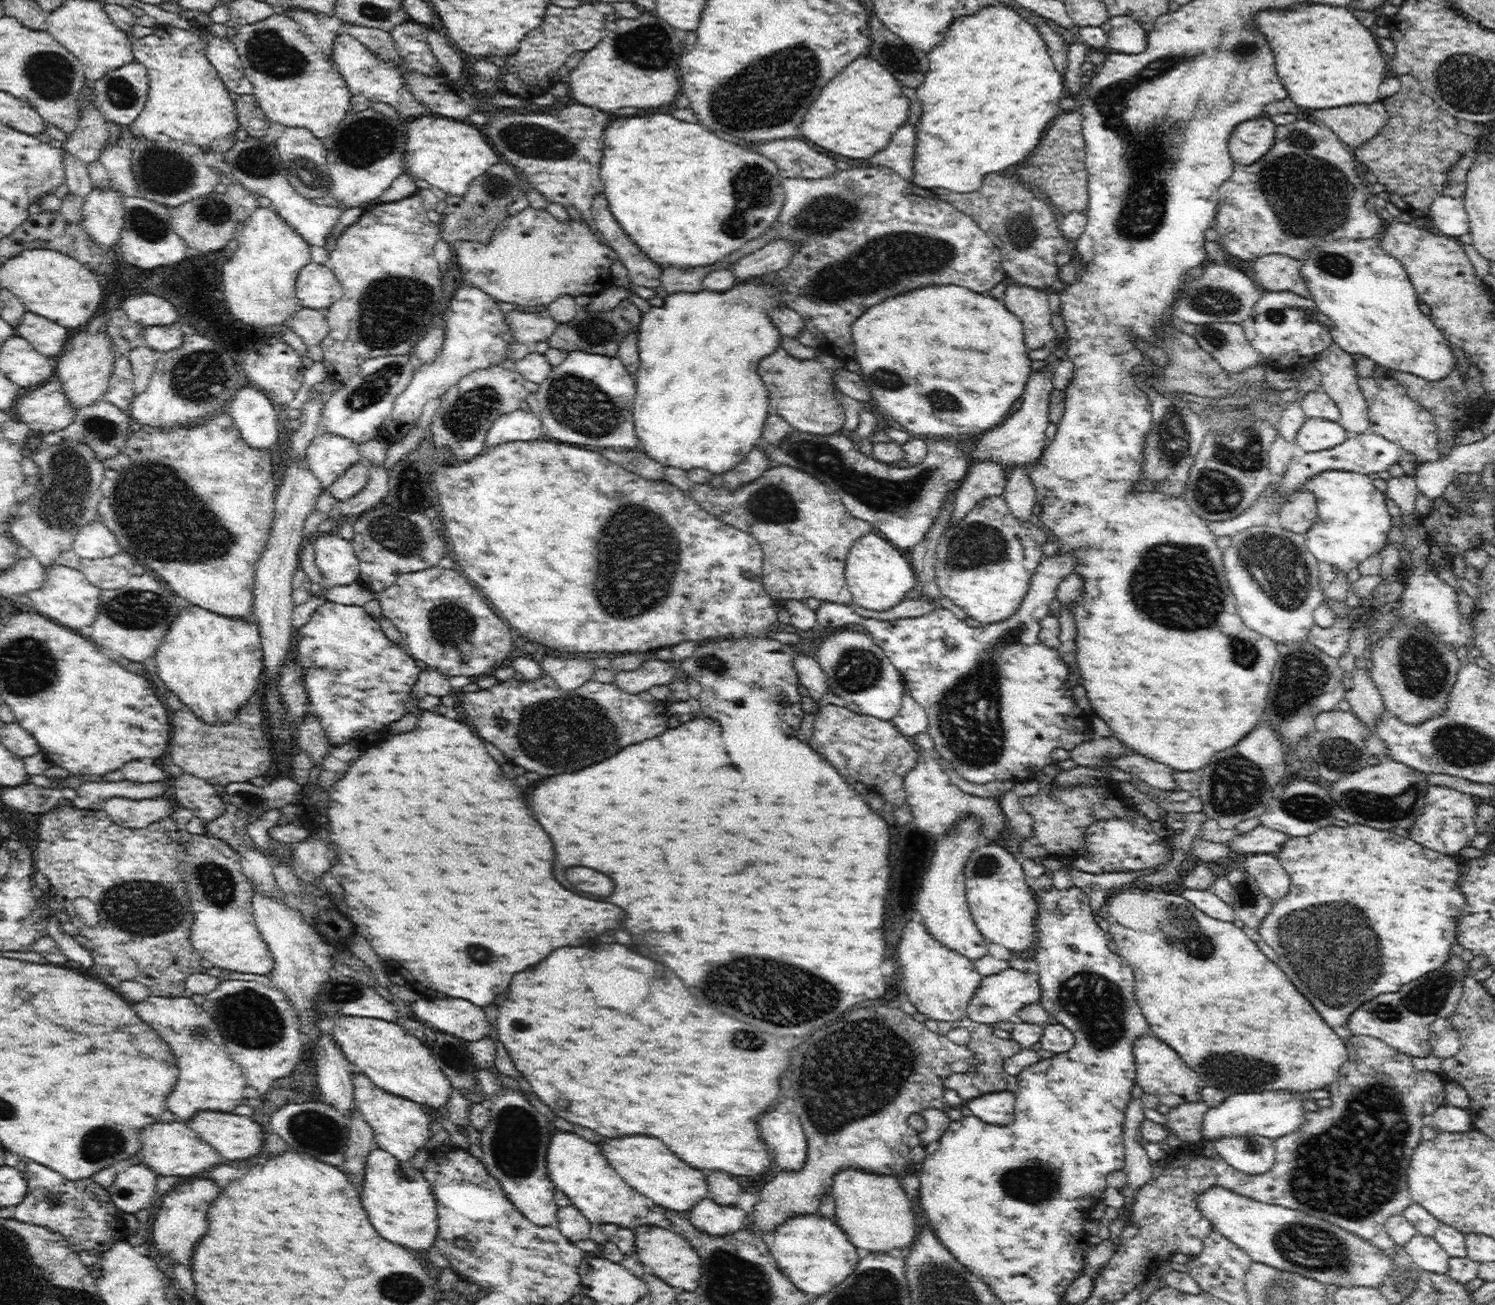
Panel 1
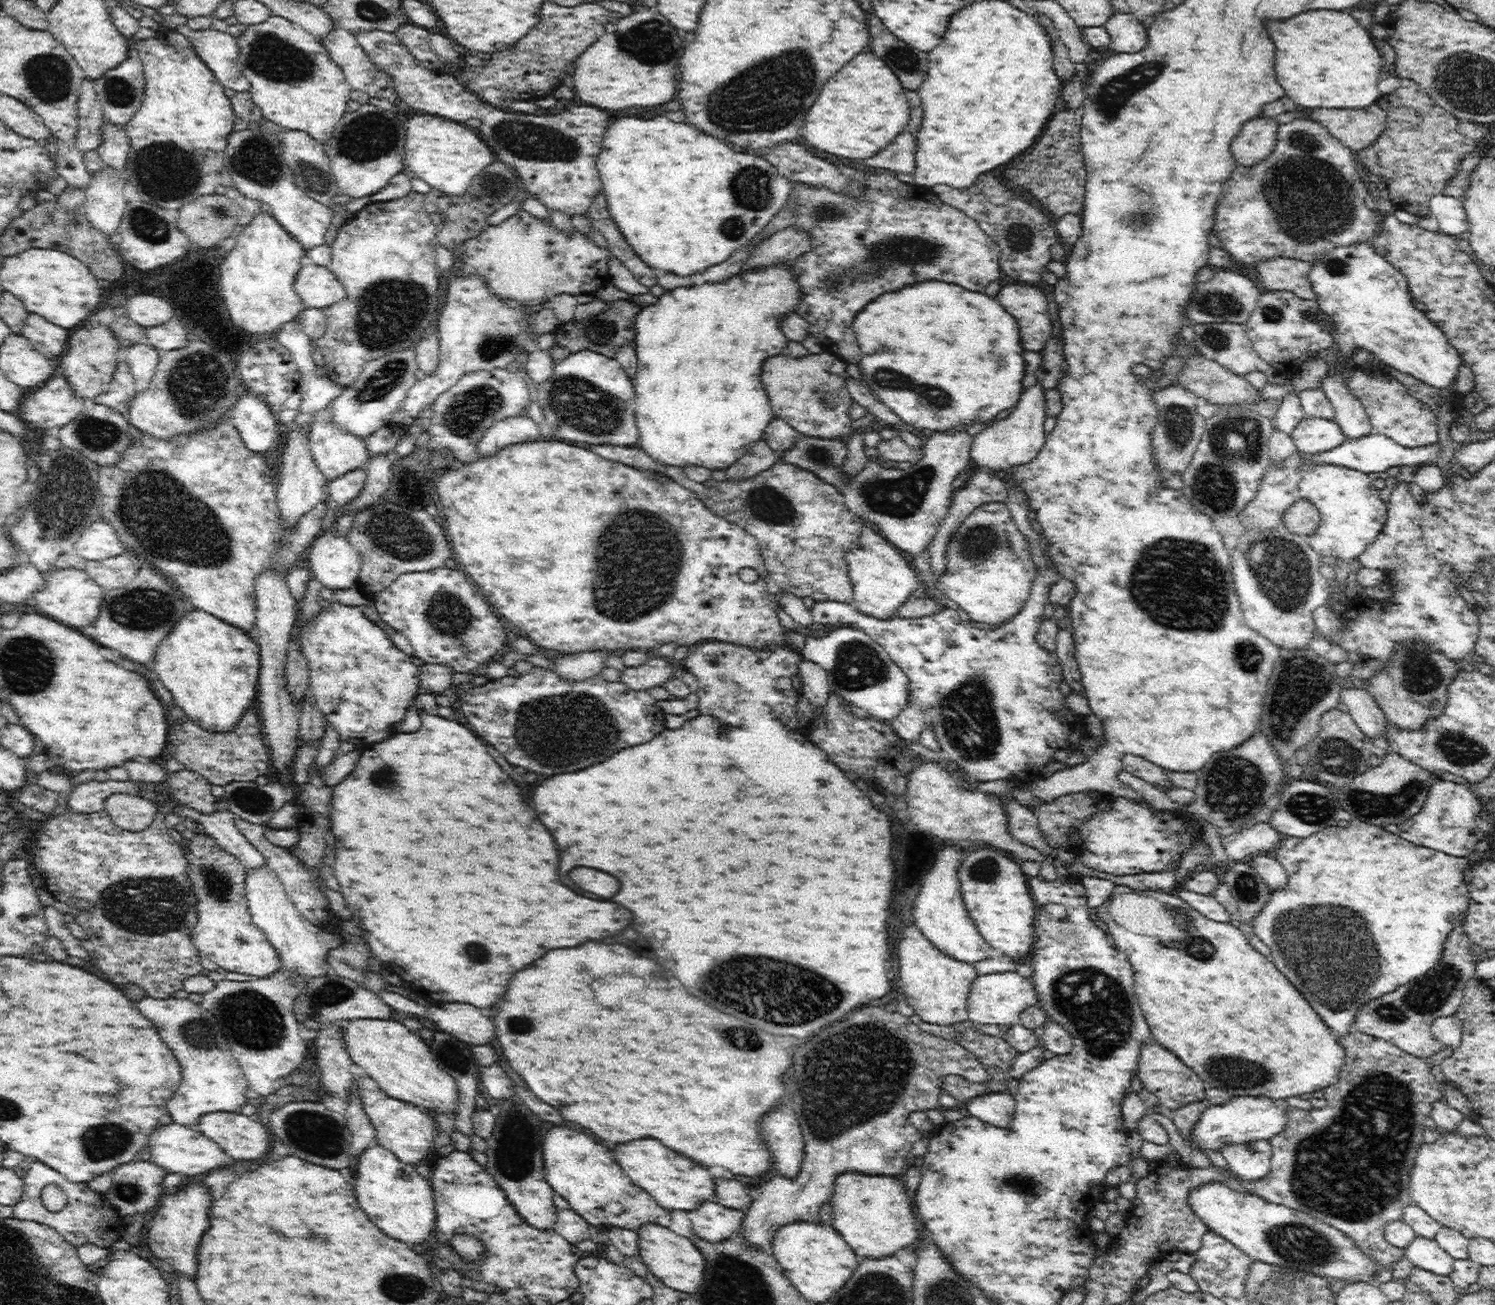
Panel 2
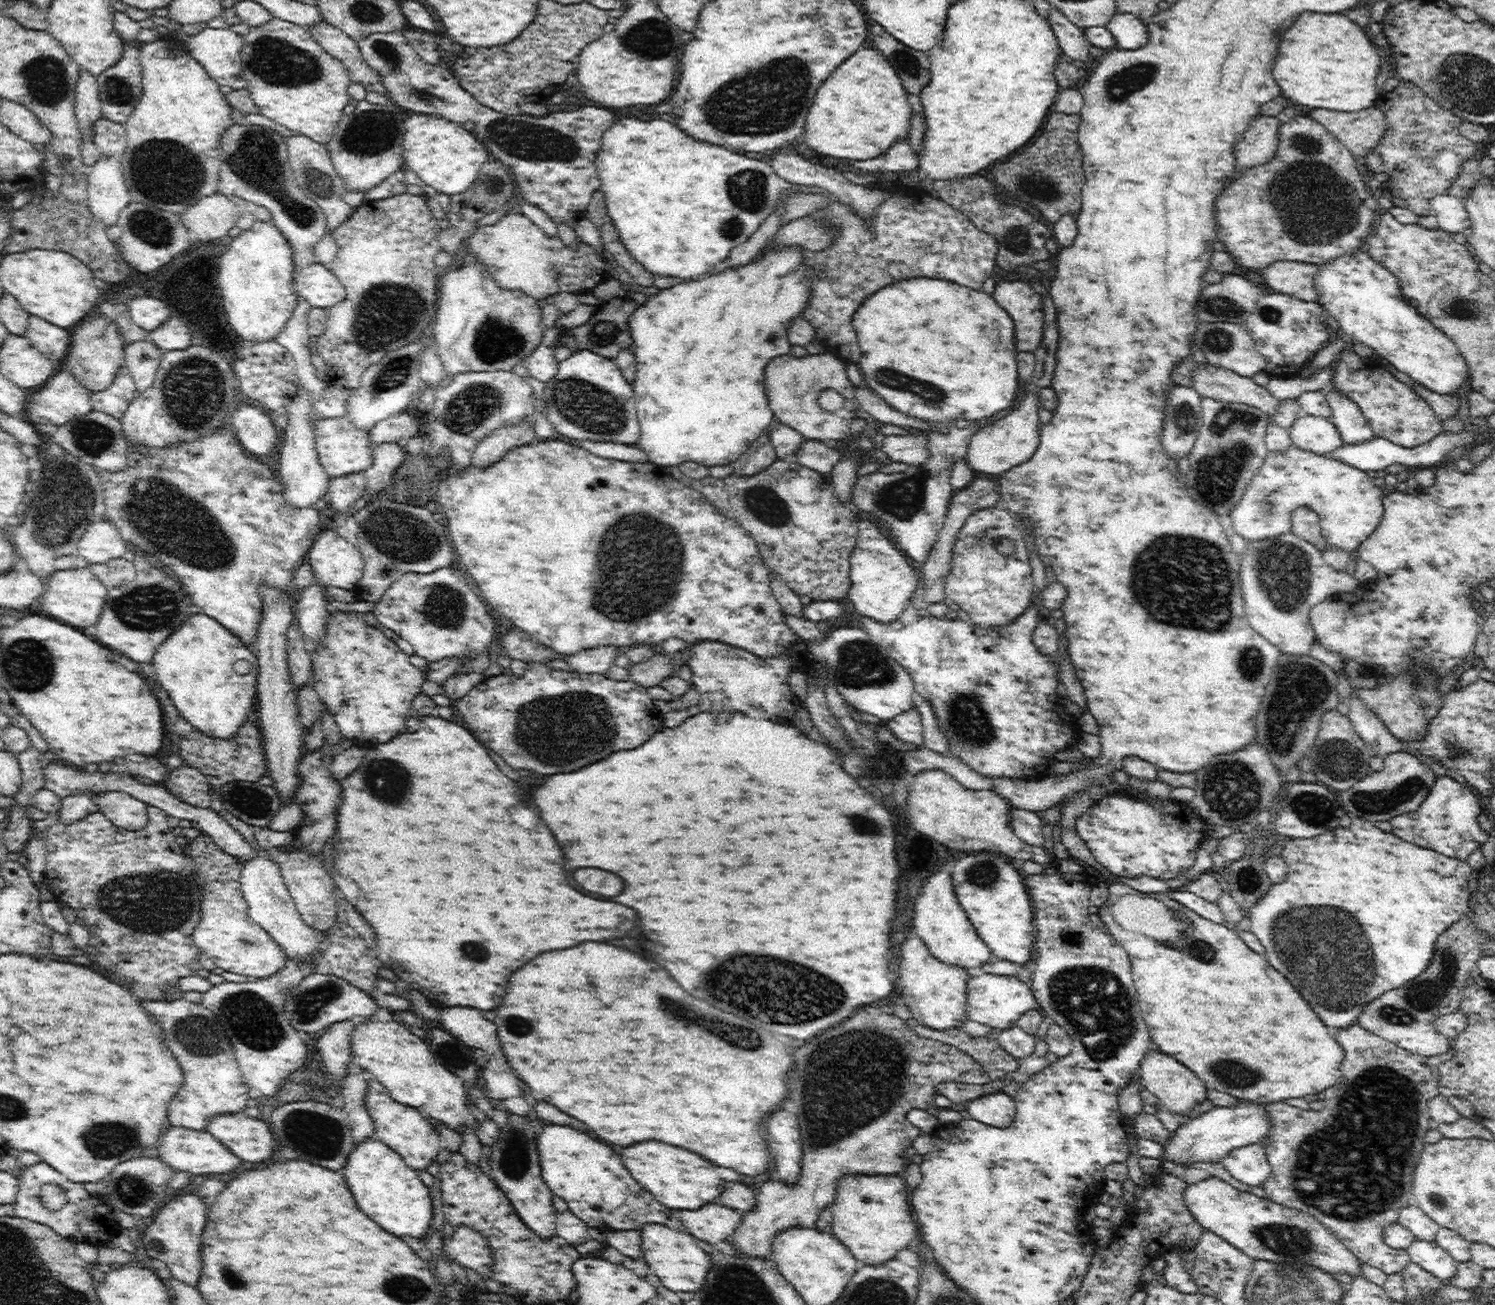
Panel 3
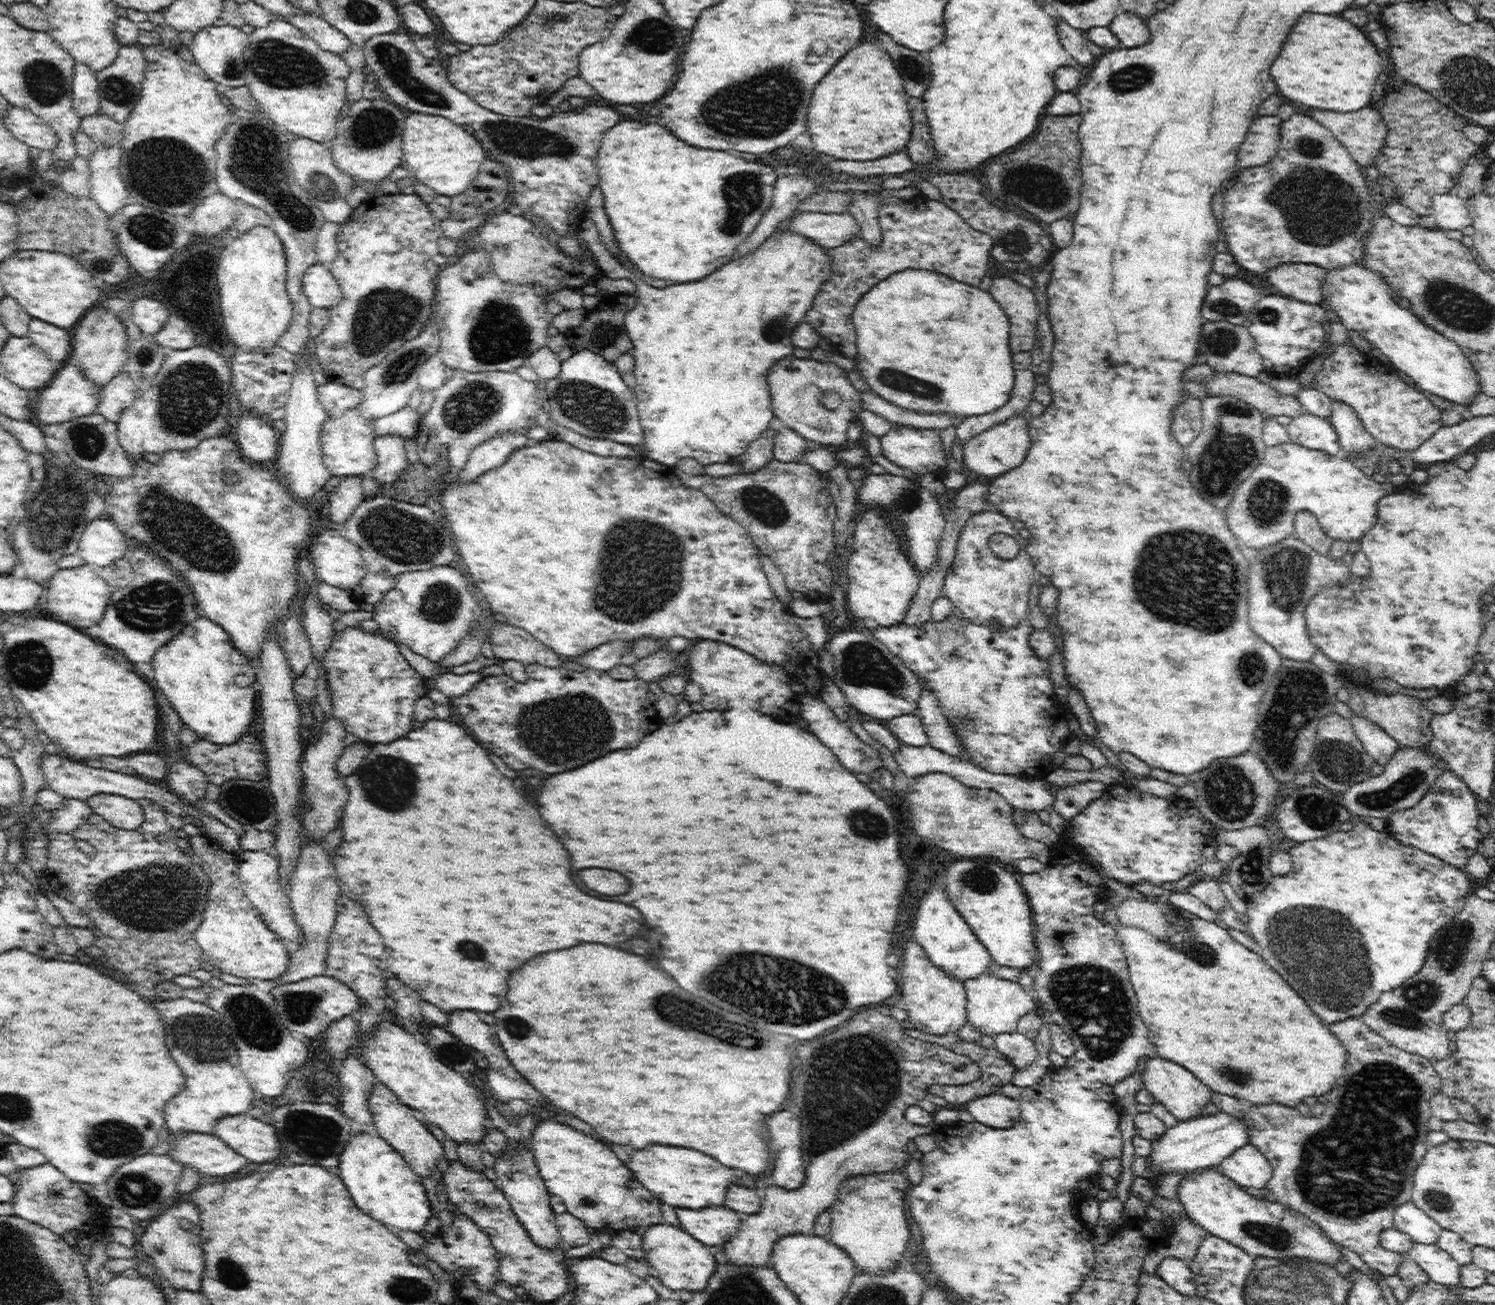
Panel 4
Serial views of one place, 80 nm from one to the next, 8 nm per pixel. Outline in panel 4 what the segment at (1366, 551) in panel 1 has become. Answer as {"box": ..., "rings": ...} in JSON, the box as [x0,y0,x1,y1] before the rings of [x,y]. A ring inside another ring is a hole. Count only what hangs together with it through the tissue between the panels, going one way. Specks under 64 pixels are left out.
{"box":[1226,441,1396,550],"rings":[[[1292,441],[1276,446],[1268,446],[1264,458],[1256,469],[1240,484],[1236,496],[1232,498],[1226,514],[1230,530],[1246,544],[1258,550],[1262,547],[1283,542],[1294,532],[1294,518],[1298,511],[1309,510],[1316,515],[1319,525],[1333,540],[1358,540],[1362,538],[1374,524],[1376,524],[1376,504],[1378,500],[1396,491],[1389,480],[1383,483],[1367,477],[1357,462],[1353,462],[1341,455],[1328,454],[1323,450],[1312,450]]]}

